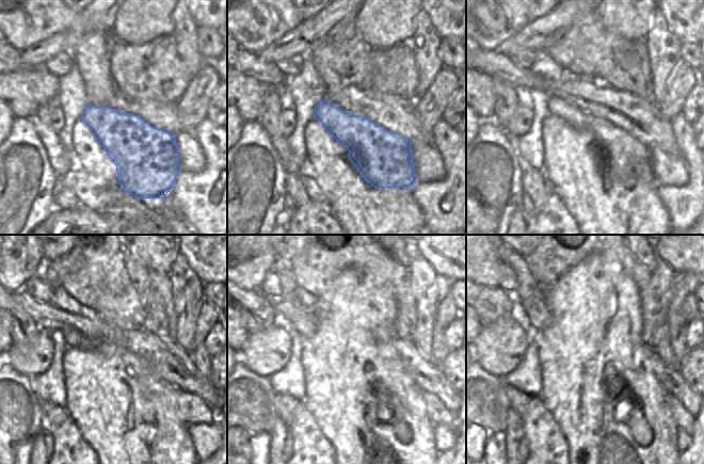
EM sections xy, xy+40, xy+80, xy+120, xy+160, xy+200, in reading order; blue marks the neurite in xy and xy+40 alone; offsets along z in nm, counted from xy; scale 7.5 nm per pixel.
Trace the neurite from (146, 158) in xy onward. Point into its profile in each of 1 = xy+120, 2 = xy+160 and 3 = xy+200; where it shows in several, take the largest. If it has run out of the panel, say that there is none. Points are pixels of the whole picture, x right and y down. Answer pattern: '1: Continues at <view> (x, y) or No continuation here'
1: Continues at xy+120 (73, 339)
2: Continues at xy+160 (289, 304)
3: Continues at xy+200 (530, 297)

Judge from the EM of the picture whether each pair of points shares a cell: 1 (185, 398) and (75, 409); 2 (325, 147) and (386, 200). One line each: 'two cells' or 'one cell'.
1: two cells
2: one cell

